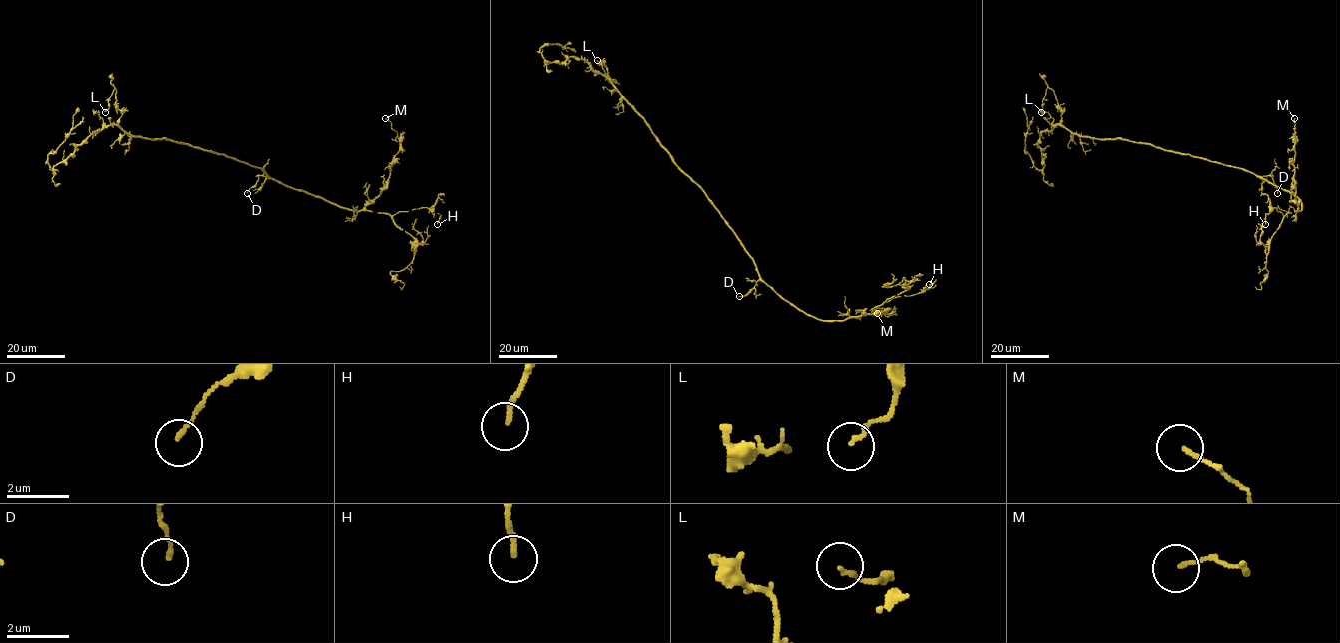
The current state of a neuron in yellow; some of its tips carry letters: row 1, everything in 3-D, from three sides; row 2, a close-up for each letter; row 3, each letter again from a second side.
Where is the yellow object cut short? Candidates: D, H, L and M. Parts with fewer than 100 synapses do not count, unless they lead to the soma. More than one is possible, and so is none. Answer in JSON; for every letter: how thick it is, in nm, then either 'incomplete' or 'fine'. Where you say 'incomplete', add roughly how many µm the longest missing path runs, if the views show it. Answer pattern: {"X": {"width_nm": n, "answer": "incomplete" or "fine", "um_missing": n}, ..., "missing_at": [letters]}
{"D": {"width_nm": 110, "answer": "fine"}, "H": {"width_nm": 140, "answer": "incomplete", "um_missing": 15}, "L": {"width_nm": 150, "answer": "fine"}, "M": {"width_nm": 110, "answer": "fine"}, "missing_at": ["H"]}

